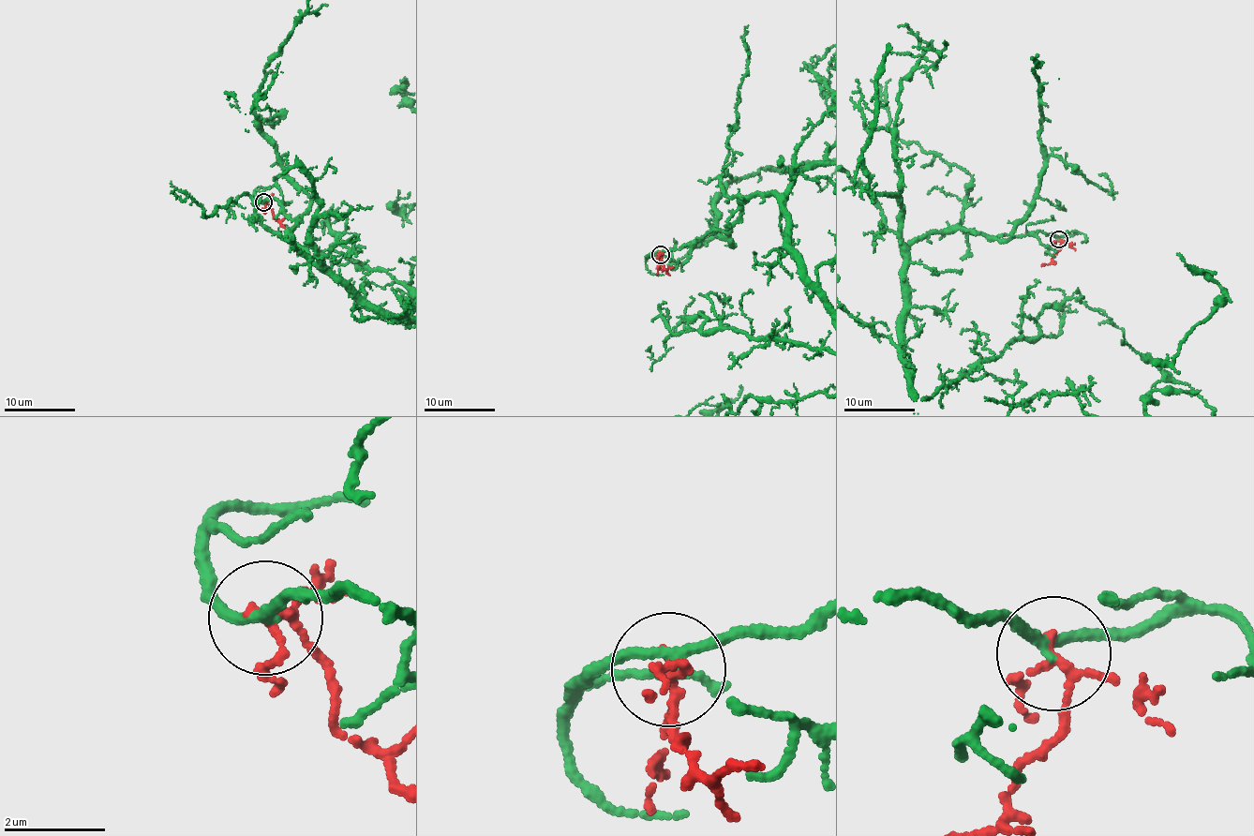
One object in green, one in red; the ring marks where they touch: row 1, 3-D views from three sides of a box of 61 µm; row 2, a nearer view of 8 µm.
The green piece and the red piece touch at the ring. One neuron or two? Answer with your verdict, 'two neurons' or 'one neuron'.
two neurons

